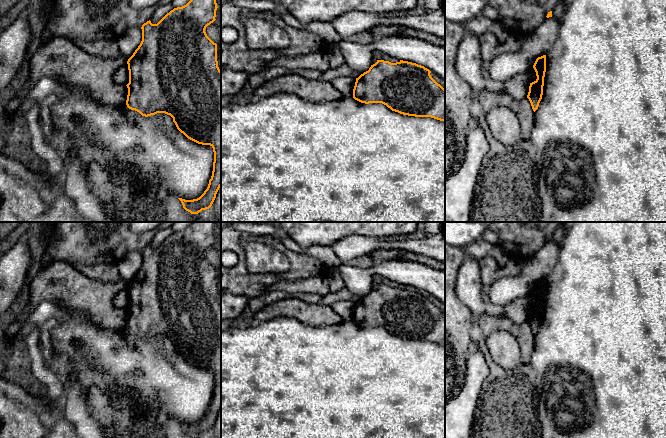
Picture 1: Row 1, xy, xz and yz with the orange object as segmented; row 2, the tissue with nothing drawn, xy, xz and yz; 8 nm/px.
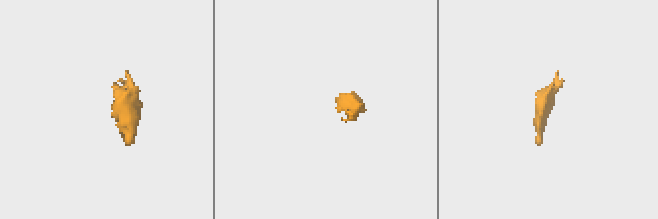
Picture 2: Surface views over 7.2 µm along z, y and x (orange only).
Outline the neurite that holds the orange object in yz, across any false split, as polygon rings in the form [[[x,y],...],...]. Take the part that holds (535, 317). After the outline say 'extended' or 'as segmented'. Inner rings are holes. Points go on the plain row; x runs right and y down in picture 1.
[[[546,279],[538,281],[533,289],[537,303],[530,307],[527,322],[529,323],[532,333],[535,336],[543,319],[544,301],[546,296]]]; as segmented

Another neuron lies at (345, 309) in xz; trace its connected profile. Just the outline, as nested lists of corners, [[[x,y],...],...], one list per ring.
[[[352,300],[339,301],[331,305],[331,308],[340,315],[343,322],[353,321],[353,313],[355,310],[356,303]]]

